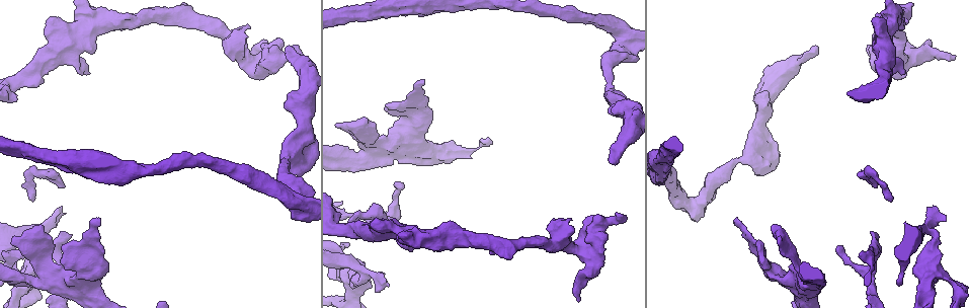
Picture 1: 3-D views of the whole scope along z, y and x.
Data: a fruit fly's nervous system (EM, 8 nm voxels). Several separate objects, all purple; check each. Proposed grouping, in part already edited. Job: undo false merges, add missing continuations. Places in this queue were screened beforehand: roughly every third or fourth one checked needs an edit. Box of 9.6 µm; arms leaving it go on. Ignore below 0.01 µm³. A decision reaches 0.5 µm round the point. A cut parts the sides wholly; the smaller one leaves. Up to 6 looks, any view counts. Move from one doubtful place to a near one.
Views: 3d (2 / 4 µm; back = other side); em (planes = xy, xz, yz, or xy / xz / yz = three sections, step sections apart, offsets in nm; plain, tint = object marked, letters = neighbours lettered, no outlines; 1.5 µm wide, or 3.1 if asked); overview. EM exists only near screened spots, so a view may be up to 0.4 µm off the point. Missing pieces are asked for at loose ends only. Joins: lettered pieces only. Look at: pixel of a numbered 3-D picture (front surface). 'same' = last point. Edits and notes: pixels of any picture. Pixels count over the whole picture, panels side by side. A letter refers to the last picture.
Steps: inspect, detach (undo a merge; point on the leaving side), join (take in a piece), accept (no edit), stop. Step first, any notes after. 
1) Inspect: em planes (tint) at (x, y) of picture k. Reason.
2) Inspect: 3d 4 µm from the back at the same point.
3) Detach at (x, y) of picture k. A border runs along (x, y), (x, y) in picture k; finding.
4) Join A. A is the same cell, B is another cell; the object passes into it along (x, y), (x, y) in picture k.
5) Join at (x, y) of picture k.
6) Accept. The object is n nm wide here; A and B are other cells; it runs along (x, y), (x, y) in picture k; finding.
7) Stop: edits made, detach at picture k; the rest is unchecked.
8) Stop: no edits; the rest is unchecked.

Inspect: em planes (letters) at (580, 300) of picture 1. Branch stops here.

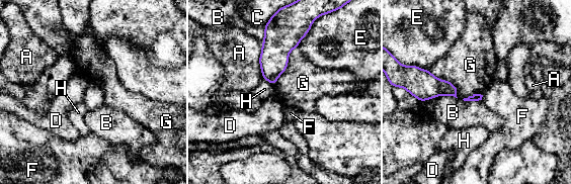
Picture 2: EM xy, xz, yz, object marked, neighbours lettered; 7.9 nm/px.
Accept. A, B, C, D, E, F, G and H are other cells; a border runs along (297, 46), (273, 86) in picture 2; no lettered piece goes on from it.

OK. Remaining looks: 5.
Inspect: 3d 4 µm at (620, 217) of picture 1.

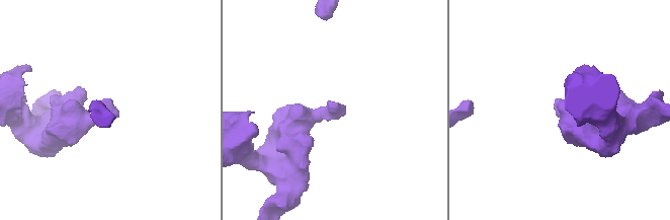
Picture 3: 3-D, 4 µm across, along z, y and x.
Inspect: em 3.1 µm yz step 16 (tint) at (331, 110) of picture 3.

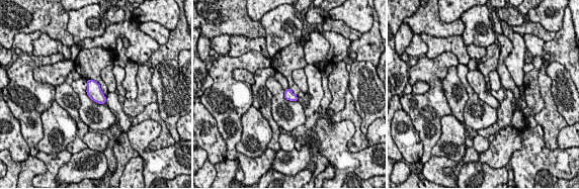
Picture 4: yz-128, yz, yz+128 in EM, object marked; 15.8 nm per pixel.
Inspect: em 3.1 µm planes (letters) at the same point.

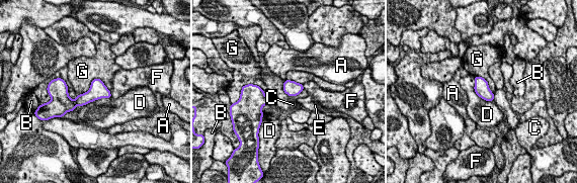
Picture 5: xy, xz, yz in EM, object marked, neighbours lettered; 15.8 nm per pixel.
Accept. The object is 220 nm wide here; A, B, C, D, E, F and G are other cells; a border runs along (109, 90), (94, 79), (77, 95) in picture 5; all the same neuron.

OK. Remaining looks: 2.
Inspect: em planes (letters) at (398, 182) of picture 1. An open end.

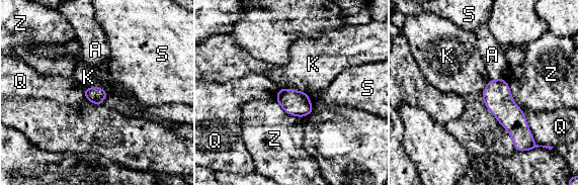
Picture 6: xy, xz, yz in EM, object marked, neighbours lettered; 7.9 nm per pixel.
Accept. A, K, Q, S and Z are other cells; a border runs along (279, 88), (297, 89), (307, 94) in picture 6; no lettered piece goes on from it.

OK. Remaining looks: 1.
Stop: no edits; the rest is unchecked.

